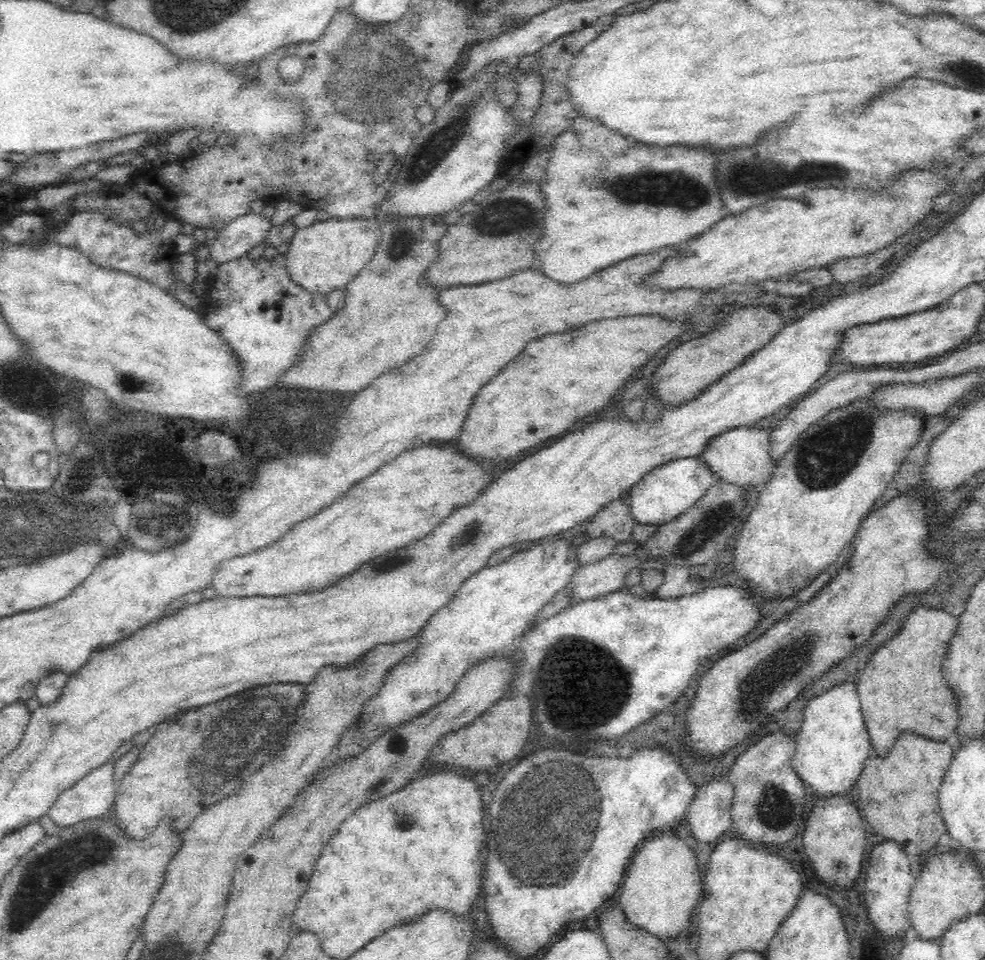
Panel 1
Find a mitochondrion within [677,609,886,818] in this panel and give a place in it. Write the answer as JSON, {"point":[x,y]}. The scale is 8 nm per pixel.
{"point":[788,662]}

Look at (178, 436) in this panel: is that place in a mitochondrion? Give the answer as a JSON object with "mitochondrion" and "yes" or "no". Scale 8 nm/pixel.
{"mitochondrion":"no"}

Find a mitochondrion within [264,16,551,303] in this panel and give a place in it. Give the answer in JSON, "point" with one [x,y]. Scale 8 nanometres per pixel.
{"point":[375,74]}

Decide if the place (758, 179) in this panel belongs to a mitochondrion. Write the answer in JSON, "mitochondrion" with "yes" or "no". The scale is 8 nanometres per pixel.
{"mitochondrion":"yes"}

